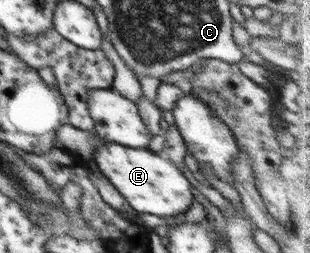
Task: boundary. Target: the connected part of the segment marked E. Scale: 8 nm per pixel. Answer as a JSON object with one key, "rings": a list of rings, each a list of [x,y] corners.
{"rings":[[[106,142],[92,157],[99,171],[115,185],[115,189],[119,189],[119,193],[129,201],[135,213],[151,214],[162,218],[175,217],[179,213],[185,213],[195,200],[191,183],[165,153],[155,153],[149,149],[133,149]]]}

